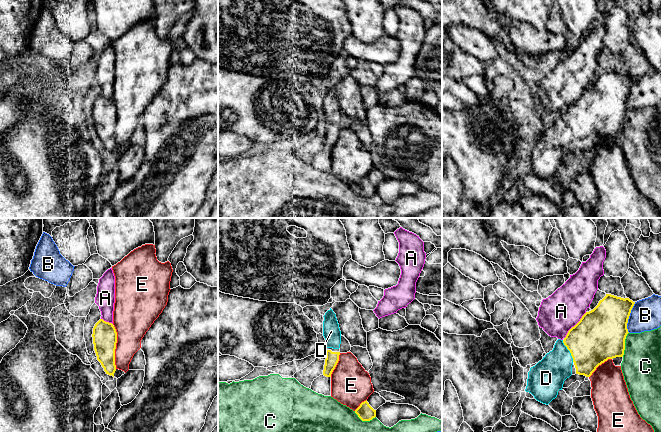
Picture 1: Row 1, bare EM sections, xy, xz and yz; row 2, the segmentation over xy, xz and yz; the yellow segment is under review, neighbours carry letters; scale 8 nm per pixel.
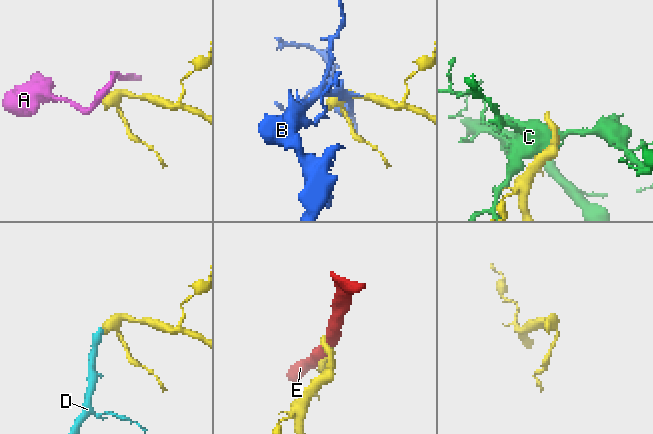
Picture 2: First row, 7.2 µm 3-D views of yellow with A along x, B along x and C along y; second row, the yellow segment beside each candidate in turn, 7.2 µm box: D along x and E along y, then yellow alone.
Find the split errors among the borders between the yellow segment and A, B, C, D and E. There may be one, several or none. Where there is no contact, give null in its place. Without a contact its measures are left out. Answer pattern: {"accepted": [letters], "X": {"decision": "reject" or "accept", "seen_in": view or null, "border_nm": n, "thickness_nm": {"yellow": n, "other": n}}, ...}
{"accepted": ["D"], "A": {"decision": "reject", "seen_in": "yz", "border_nm": 280, "thickness_nm": {"yellow": 400, "other": 320}}, "B": {"decision": "reject", "seen_in": "yz", "border_nm": 260, "thickness_nm": {"yellow": 400, "other": 240}}, "C": {"decision": "reject", "seen_in": "yz", "border_nm": 200, "thickness_nm": {"yellow": 400, "other": 320}}, "D": {"decision": "accept", "seen_in": "yz", "border_nm": 200, "thickness_nm": {"yellow": 400, "other": 260}}, "E": {"decision": "reject", "seen_in": "xy", "border_nm": 340, "thickness_nm": {"yellow": 190, "other": 280}}}

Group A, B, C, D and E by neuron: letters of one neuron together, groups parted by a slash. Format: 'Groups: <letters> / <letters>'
Groups: A / B / C / D / E

